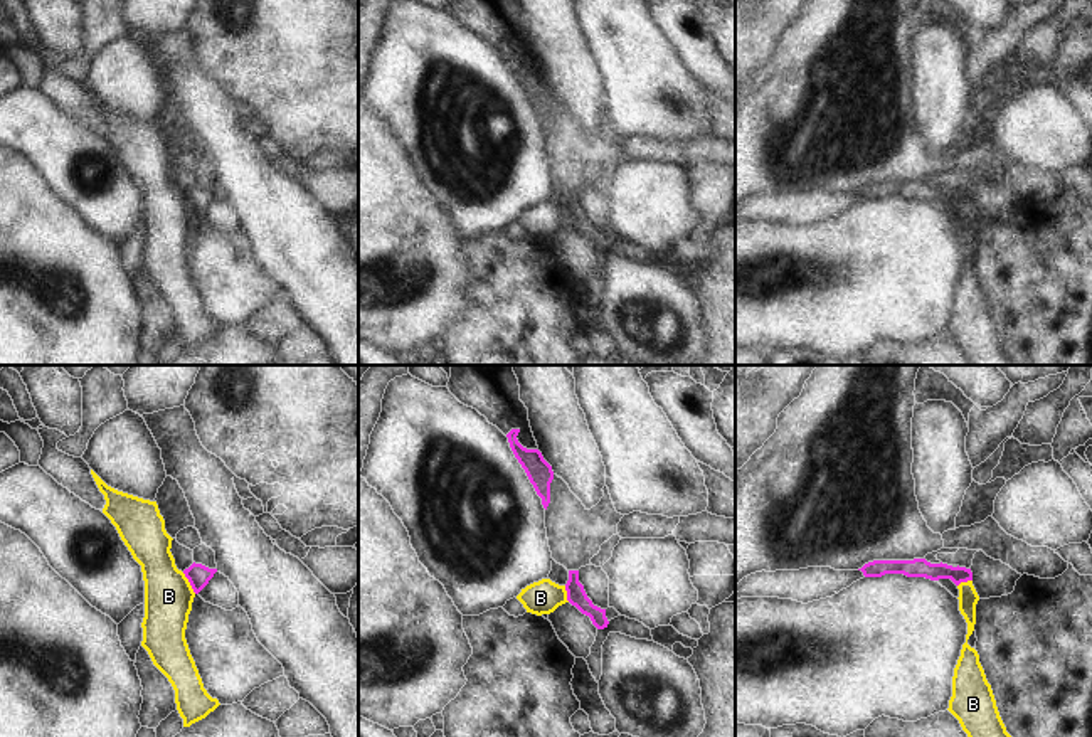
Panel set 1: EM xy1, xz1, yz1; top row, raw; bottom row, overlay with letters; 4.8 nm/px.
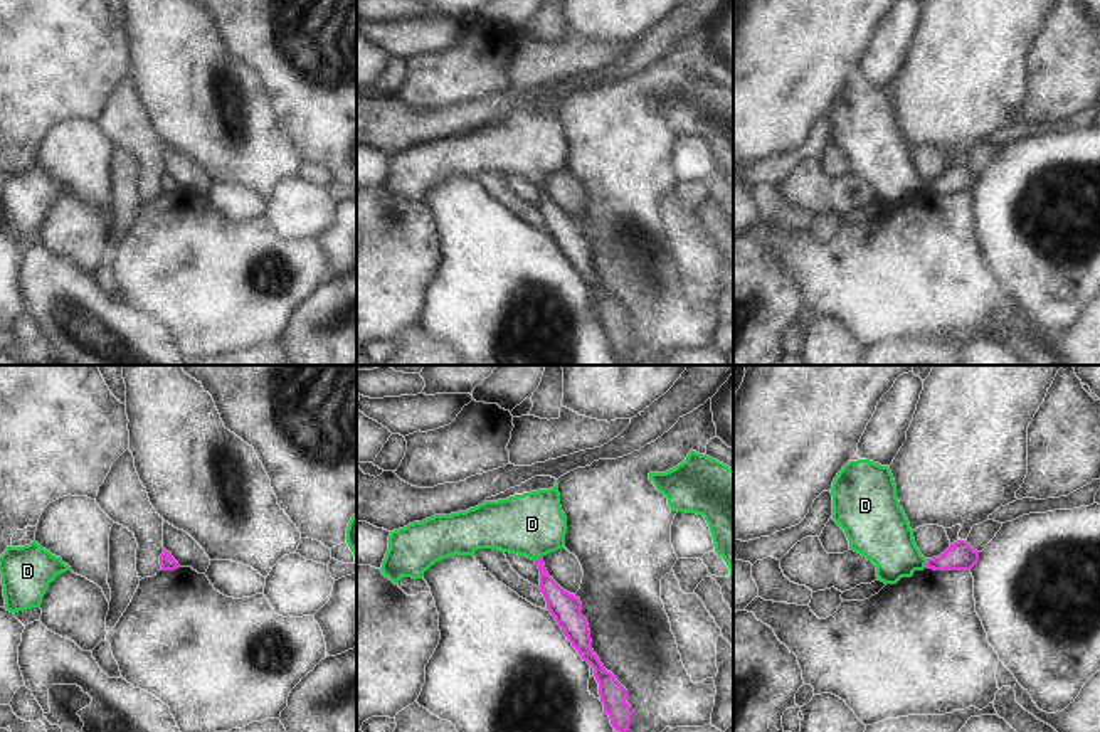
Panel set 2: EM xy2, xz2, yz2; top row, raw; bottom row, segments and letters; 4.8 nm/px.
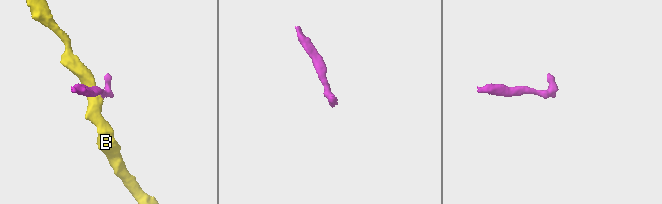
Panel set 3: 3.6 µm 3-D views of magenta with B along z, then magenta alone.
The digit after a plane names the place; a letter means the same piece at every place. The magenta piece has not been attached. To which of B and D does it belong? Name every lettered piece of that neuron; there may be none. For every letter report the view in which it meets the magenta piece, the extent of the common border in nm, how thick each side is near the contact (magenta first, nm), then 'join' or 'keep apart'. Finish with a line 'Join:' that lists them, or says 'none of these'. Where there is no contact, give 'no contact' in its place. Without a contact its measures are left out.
B: xy1 | 120 nm | 110/240 nm | keep apart
D: xz2 | 60 nm | 140/300 nm | join
Join: D

